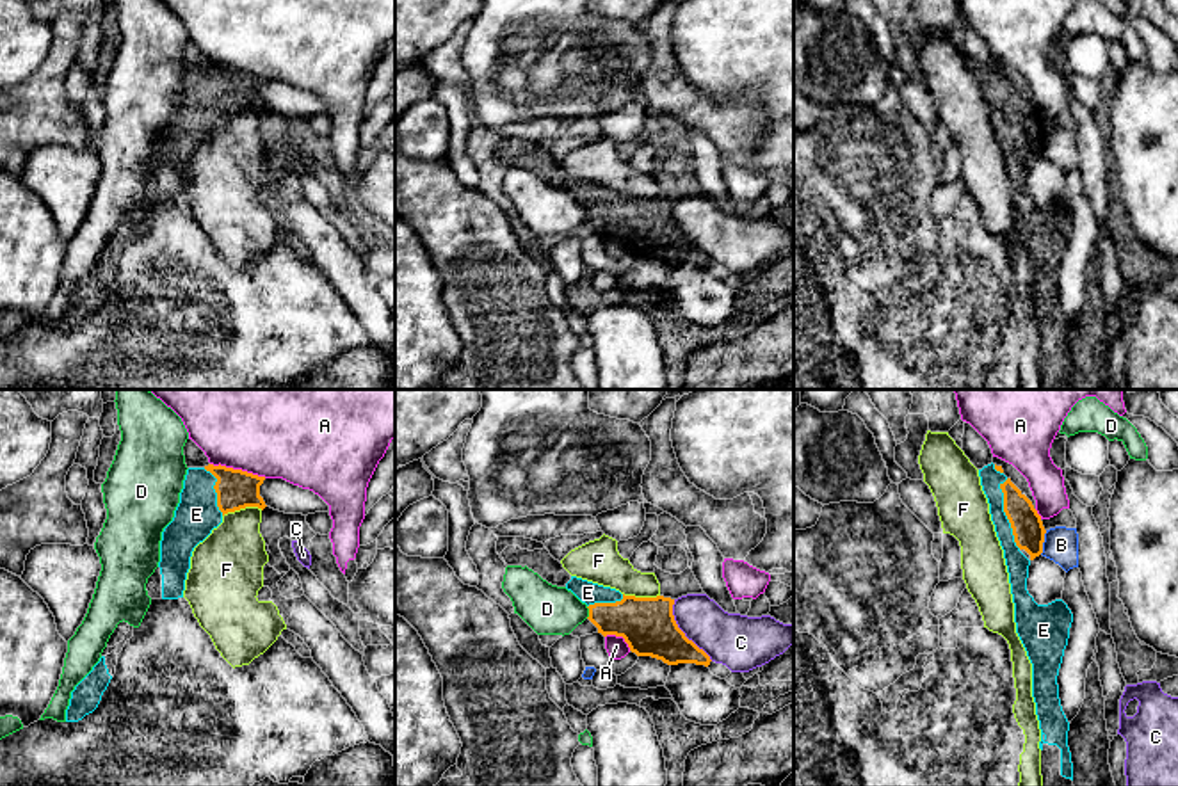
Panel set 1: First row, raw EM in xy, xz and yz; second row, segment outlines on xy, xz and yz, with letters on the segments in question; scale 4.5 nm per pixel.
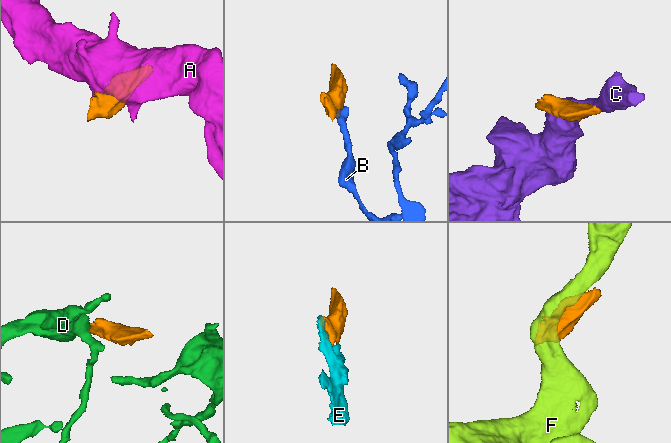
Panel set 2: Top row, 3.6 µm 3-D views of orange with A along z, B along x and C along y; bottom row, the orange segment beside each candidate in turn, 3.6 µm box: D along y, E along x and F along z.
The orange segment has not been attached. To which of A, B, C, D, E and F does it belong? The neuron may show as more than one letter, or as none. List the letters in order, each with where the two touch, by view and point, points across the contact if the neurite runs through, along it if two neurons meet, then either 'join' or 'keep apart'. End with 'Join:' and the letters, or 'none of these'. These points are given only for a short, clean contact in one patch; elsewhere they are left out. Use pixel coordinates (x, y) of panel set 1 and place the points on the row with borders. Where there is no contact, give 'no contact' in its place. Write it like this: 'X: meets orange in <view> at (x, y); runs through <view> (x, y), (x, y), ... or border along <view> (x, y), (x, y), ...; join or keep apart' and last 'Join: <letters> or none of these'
A: meets orange in xy at (239, 470); keep apart
B: meets orange in yz at (1043, 541); border along yz (1047, 530), (1040, 553); keep apart
C: meets orange in xz at (682, 632); keep apart
D: meets orange in xz at (589, 612); border along xz (586, 607), (588, 617); keep apart
E: meets orange in yz at (1006, 514); join
F: meets orange in xy at (242, 507); border along xy (262, 509), (241, 507), (223, 516); keep apart
Join: E

